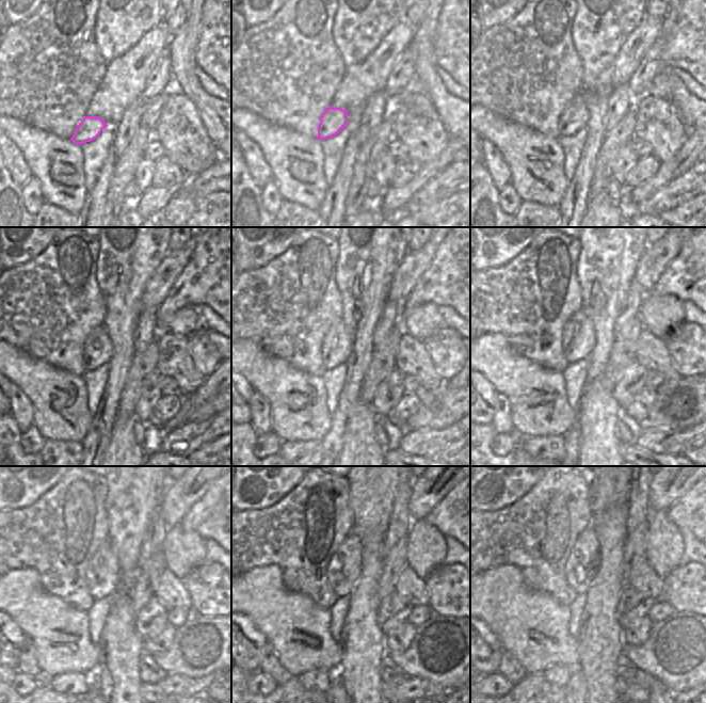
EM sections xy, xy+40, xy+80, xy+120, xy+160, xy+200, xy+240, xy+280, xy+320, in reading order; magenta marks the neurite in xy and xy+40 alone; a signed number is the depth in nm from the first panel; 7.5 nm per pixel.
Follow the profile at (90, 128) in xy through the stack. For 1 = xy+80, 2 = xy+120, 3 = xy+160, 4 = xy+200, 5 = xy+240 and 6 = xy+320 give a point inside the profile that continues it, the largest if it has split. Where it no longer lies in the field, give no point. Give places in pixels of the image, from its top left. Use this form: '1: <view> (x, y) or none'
1: xy+80 (575, 116)
2: xy+120 (98, 349)
3: xy+160 (337, 345)
4: xy+200 (578, 334)
5: xy+240 (102, 575)
6: xy+320 (581, 566)

